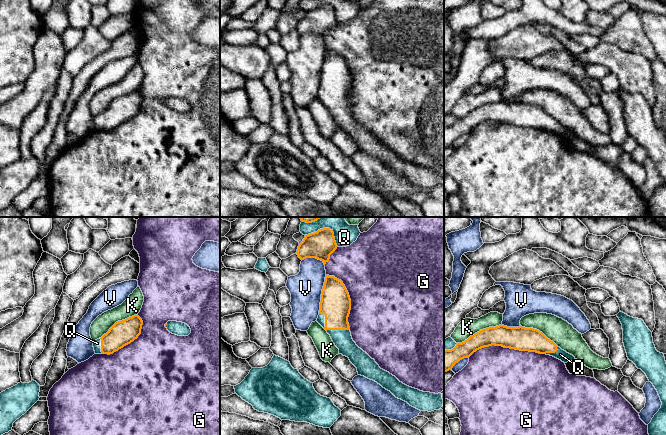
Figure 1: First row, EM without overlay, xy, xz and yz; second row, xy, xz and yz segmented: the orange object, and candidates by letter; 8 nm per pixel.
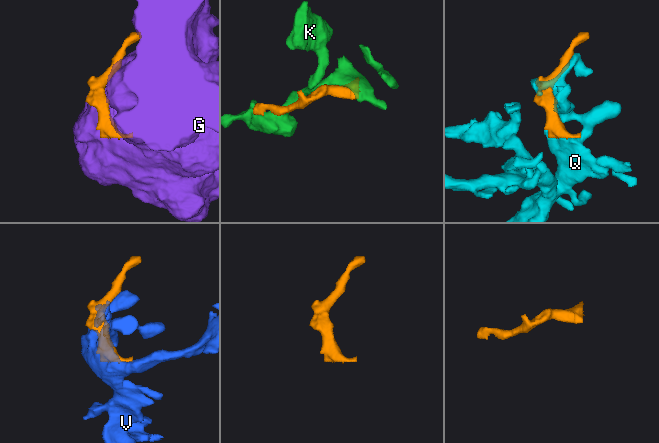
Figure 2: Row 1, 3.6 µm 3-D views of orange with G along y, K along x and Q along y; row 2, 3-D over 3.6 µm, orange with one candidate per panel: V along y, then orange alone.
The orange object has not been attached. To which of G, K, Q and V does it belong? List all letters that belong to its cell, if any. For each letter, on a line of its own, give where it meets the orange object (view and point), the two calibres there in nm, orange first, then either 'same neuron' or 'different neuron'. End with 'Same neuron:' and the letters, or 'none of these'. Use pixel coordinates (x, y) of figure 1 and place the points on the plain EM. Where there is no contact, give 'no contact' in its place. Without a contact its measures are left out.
G: meets orange in yz at (507, 123); 190 nm thick on the orange side, 480 nm on the other; different neuron
K: meets orange in yz at (480, 106); 180 nm thick on the orange side, 150 nm on the other; different neuron
Q: meets orange in xz at (326, 4); 220 nm thick on the orange side, 170 nm on the other; same neuron
V: meets orange in xz at (321, 70); 240 nm thick on the orange side, 260 nm on the other; different neuron
Same neuron: Q

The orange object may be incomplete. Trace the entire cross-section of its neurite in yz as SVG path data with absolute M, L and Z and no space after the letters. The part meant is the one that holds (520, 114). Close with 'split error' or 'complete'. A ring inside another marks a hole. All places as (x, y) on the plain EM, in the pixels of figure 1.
M501 100L480 106L462 119L456 119L451 113L446 114L444 116L444 148L451 146L456 139L470 133L477 126L492 121L546 130L564 139L578 137L537 105L522 102L507 103Z; split error

